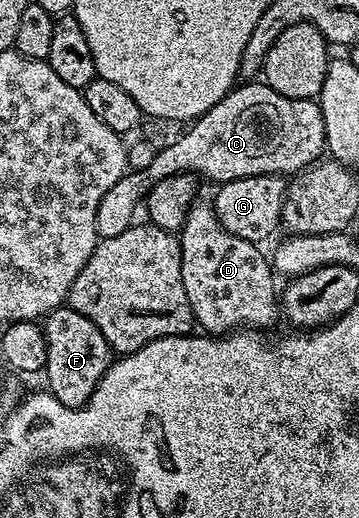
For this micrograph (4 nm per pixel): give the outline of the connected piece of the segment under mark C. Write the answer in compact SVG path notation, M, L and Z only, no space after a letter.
M246 81L229 91L208 113L189 124L190 127L179 139L174 139L166 148L155 150L152 162L139 171L127 170L126 174L100 197L100 205L96 205L96 233L99 240L116 237L129 227L135 226L134 210L143 206L144 200L157 183L164 177L172 177L183 173L193 173L203 180L211 179L214 185L228 181L243 179L249 175L281 175L293 177L298 172L310 167L323 158L326 151L326 134L324 133L324 117L317 102L313 99L293 99L276 93L264 81Z

